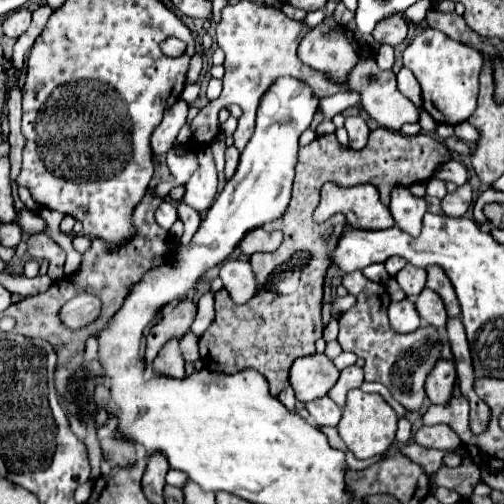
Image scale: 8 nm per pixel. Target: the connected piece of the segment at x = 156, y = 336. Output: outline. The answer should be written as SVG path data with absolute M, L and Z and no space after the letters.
M185 299L183 303L177 303L177 307L165 311L163 321L155 325L147 335L147 349L145 349L147 367L151 367L153 359L157 357L157 351L165 343L169 343L169 339L181 339L189 331L191 323L195 321L195 315L197 315L197 307L191 299Z

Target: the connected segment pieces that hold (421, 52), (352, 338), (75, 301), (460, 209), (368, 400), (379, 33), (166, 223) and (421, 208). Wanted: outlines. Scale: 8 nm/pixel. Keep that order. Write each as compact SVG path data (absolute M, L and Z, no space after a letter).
M431 27L423 29L407 45L403 53L403 65L411 69L411 73L417 77L421 85L423 109L437 123L447 123L447 125L457 125L461 121L467 121L469 115L475 111L477 95L479 95L479 73L483 63L485 59L479 51L461 45L449 39L445 33Z
M361 271L353 275L343 275L343 285L351 295L357 297L357 305L339 317L339 345L343 351L351 351L365 359L365 381L383 383L391 395L407 409L419 409L425 399L425 377L433 369L435 361L441 357L441 341L435 327L419 327L413 333L399 335L391 329L387 319L389 295L383 285L377 285L363 277Z
M81 293L61 307L59 319L69 329L81 329L93 323L99 317L99 313L101 313L101 301L95 295Z
M465 183L463 187L459 187L455 193L449 193L441 201L441 211L447 217L461 217L467 213L469 205L471 205L471 187Z
M353 389L347 395L347 405L343 409L343 417L337 425L337 431L341 439L345 441L347 449L357 457L357 459L369 459L379 453L385 453L393 441L395 441L395 431L397 431L397 413L391 409L391 405L375 393L363 393L361 389Z
M393 15L391 19L383 19L375 31L373 31L373 37L379 41L379 43L387 43L387 45L399 45L401 41L405 41L407 37L407 19L405 15Z
M163 201L155 213L157 217L157 223L163 227L163 229L171 229L171 225L177 221L177 205L175 203L167 203Z
M395 185L391 191L389 209L391 209L391 215L393 215L397 227L401 227L403 231L407 231L413 237L417 237L421 233L421 221L427 211L425 199L411 195L411 191L407 187Z

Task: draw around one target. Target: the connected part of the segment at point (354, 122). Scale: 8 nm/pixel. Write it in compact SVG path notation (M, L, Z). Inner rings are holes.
M347 117L345 119L345 129L349 133L349 143L351 149L363 149L367 145L369 137L369 127L363 121L363 117Z

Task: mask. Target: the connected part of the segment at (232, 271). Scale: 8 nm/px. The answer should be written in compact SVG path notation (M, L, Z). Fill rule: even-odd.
M227 261L227 263L223 263L219 277L223 281L223 287L229 291L231 299L237 305L249 301L257 291L257 283L255 283L249 261Z

